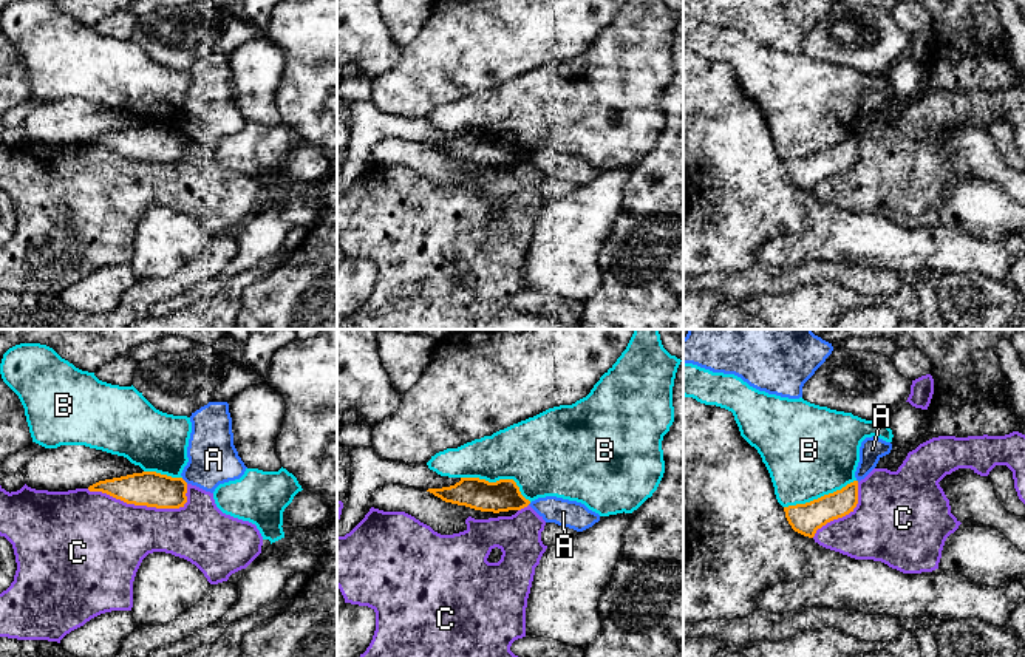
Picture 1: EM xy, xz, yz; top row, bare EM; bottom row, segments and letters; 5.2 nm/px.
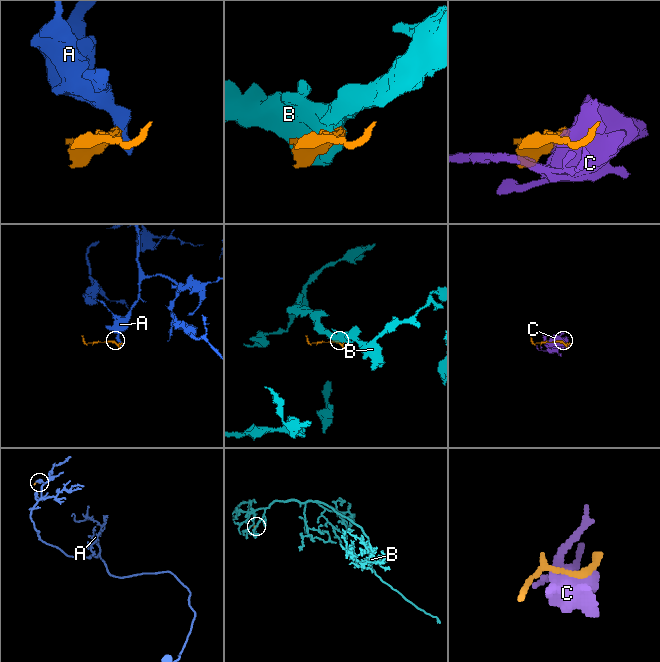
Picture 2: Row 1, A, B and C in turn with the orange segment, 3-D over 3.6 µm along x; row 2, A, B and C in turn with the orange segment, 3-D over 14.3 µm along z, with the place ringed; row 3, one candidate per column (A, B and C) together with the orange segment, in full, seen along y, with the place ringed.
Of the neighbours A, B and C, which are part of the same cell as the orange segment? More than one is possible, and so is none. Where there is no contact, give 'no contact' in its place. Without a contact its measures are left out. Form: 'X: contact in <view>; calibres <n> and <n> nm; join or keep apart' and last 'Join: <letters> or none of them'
A: contact in xy; calibres 180 and 260 nm; keep apart
B: contact in xz; calibres 170 and 380 nm; keep apart
C: contact in xy; calibres 180 and 440 nm; keep apart
Join: none of them

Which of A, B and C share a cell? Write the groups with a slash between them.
A / B / C

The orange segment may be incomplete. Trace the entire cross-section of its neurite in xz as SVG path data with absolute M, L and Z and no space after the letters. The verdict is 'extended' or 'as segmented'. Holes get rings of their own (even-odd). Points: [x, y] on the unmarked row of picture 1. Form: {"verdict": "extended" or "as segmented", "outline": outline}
{"verdict": "as segmented", "outline": "M461 131L455 139L428 142L427 145L445 156L493 167L521 164L530 158L530 155L521 148L513 133L489 136L479 131Z"}

